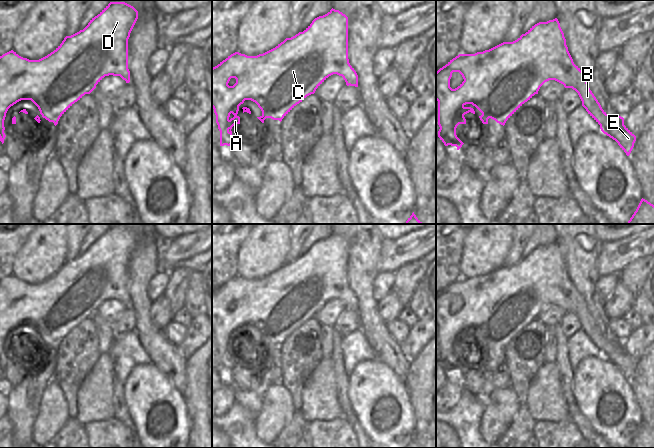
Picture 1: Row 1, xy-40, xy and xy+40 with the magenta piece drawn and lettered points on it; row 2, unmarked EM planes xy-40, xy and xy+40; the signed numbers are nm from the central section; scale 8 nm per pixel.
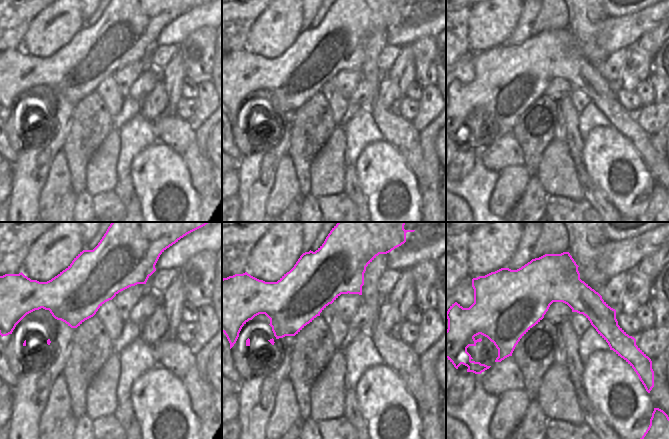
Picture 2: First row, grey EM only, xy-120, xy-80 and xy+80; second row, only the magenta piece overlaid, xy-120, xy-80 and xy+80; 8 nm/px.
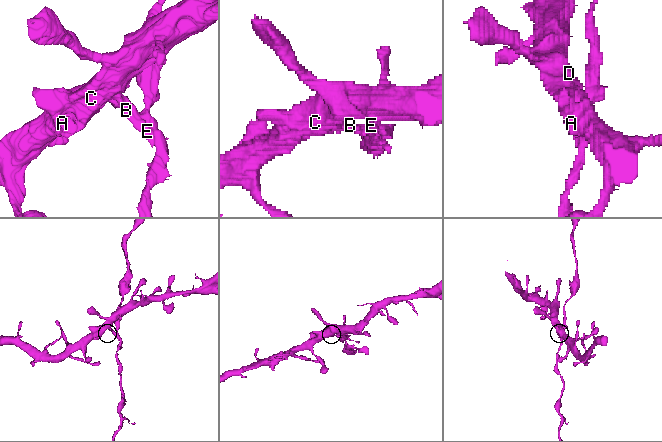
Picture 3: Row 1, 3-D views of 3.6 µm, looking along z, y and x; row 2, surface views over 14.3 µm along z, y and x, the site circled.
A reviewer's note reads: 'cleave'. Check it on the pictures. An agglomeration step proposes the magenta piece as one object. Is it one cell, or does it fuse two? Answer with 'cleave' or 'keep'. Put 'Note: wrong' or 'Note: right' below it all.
cleave
Note: right

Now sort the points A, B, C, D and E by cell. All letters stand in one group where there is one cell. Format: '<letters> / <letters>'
A C D / B E

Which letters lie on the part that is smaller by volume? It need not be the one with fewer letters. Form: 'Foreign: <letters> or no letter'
Foreign: B, E

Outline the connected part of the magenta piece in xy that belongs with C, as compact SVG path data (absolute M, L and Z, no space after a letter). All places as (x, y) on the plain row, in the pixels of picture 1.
M331 233L327 238L315 242L312 247L303 255L299 256L291 262L286 262L283 266L278 268L275 272L257 280L247 280L239 276L235 276L228 280L225 284L220 286L217 290L212 292L212 332L216 339L216 347L220 355L220 370L230 370L234 365L232 360L232 351L235 348L240 348L240 341L237 339L239 335L239 330L244 327L245 324L251 324L255 326L262 335L262 339L257 341L262 347L266 342L271 342L273 344L282 343L300 326L302 326L307 320L314 318L316 313L331 299L337 298L342 300L339 296L341 292L347 292L349 288L348 283L348 241L340 236L339 234Z

